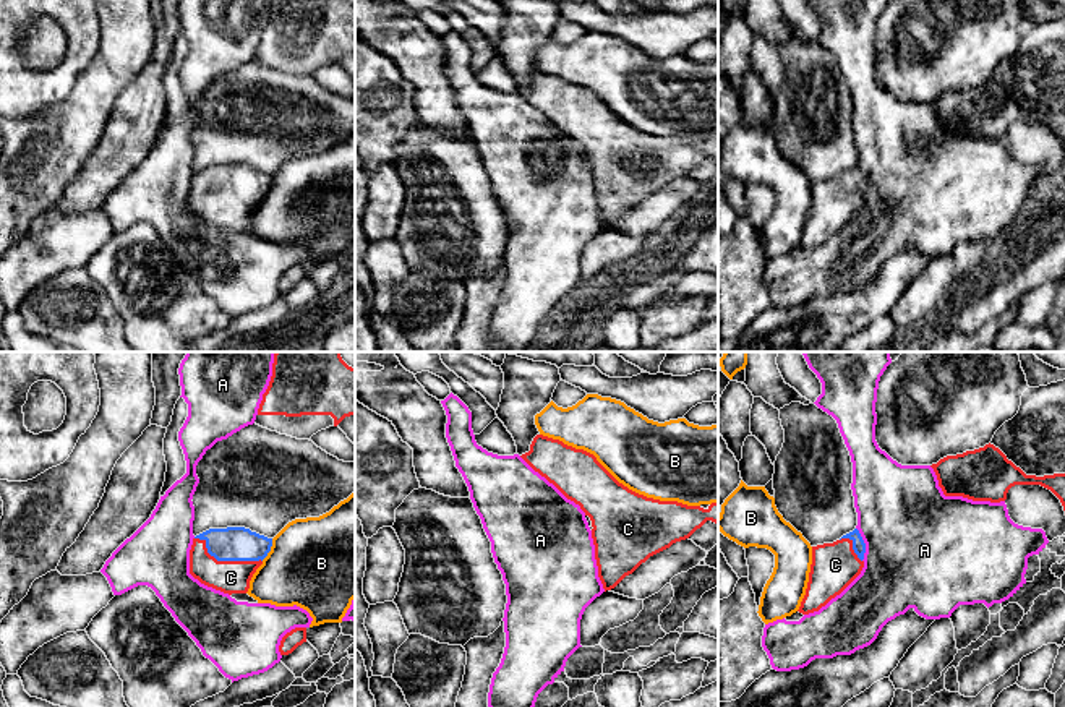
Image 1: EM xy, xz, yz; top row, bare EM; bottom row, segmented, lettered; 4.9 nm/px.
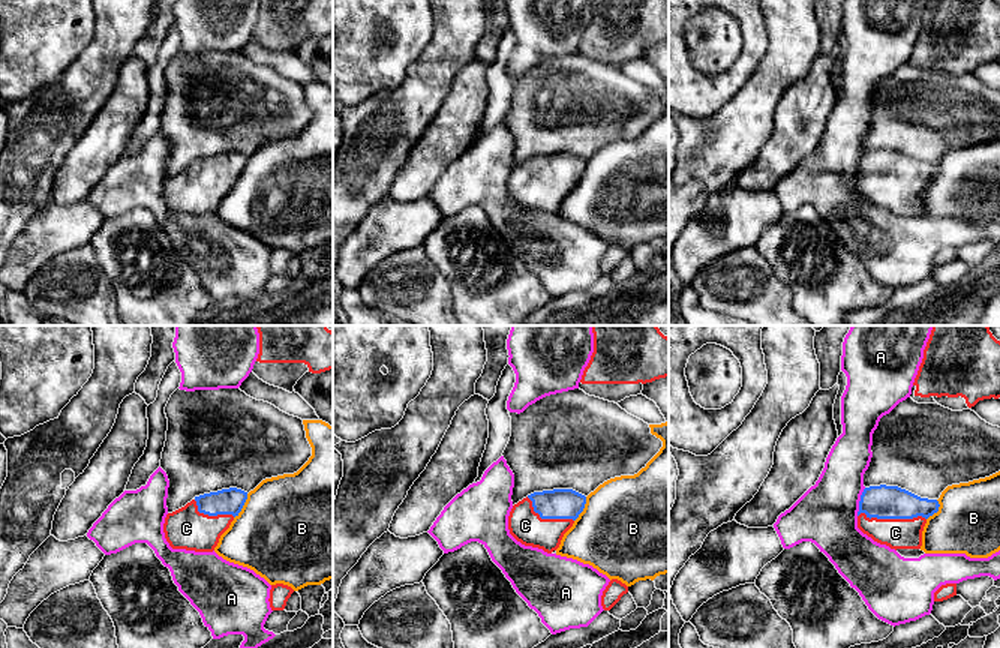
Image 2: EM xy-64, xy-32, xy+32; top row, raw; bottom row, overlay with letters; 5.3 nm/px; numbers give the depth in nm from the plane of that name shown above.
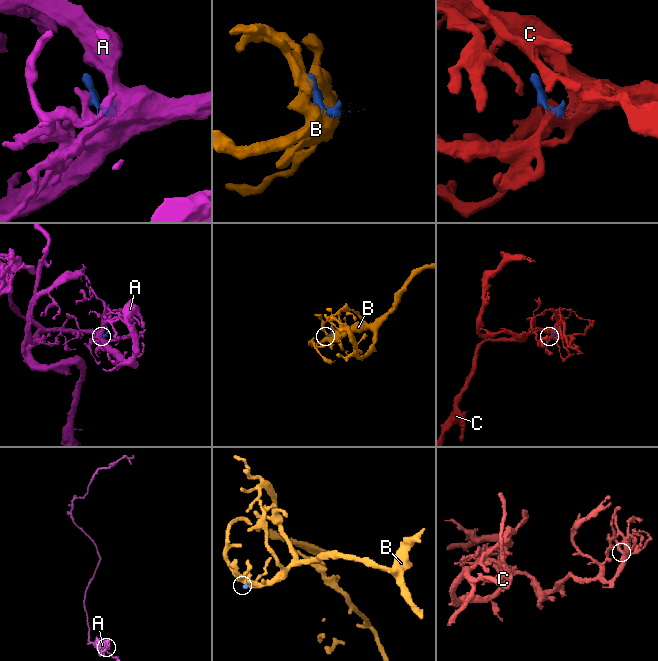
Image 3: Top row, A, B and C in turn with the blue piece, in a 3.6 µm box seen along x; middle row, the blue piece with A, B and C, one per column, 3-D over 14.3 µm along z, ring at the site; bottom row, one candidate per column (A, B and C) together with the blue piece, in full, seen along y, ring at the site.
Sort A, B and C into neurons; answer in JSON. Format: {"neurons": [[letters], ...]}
{"neurons": [["A"], ["B"], ["C"]]}

